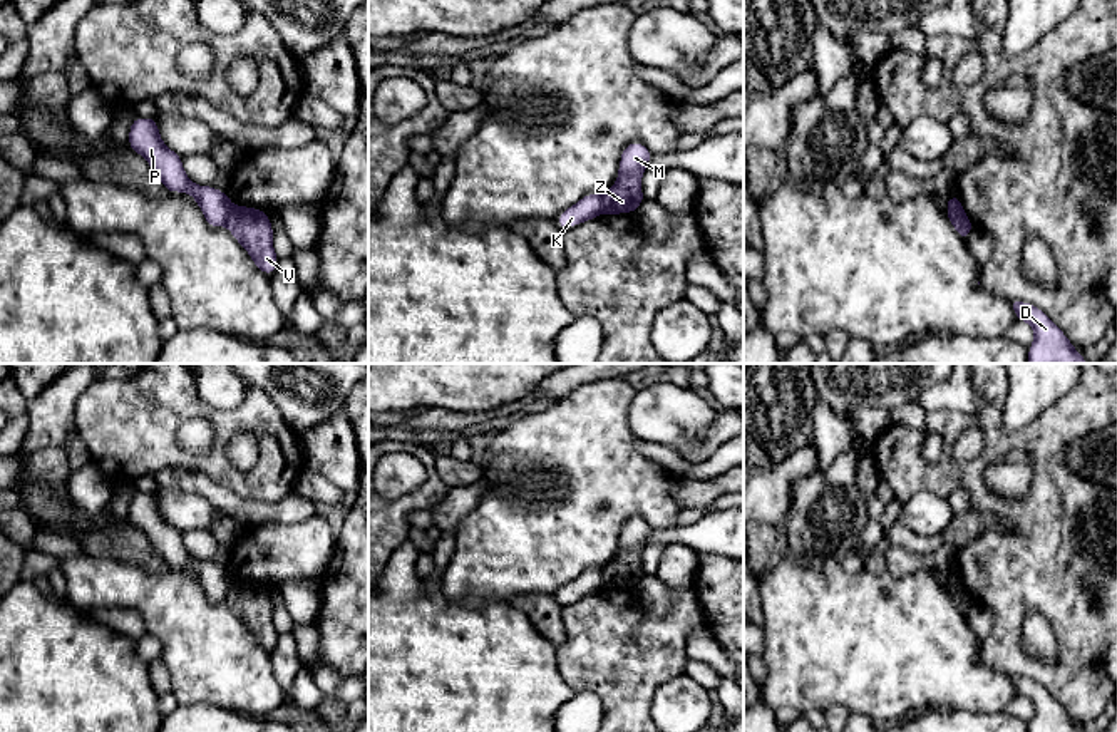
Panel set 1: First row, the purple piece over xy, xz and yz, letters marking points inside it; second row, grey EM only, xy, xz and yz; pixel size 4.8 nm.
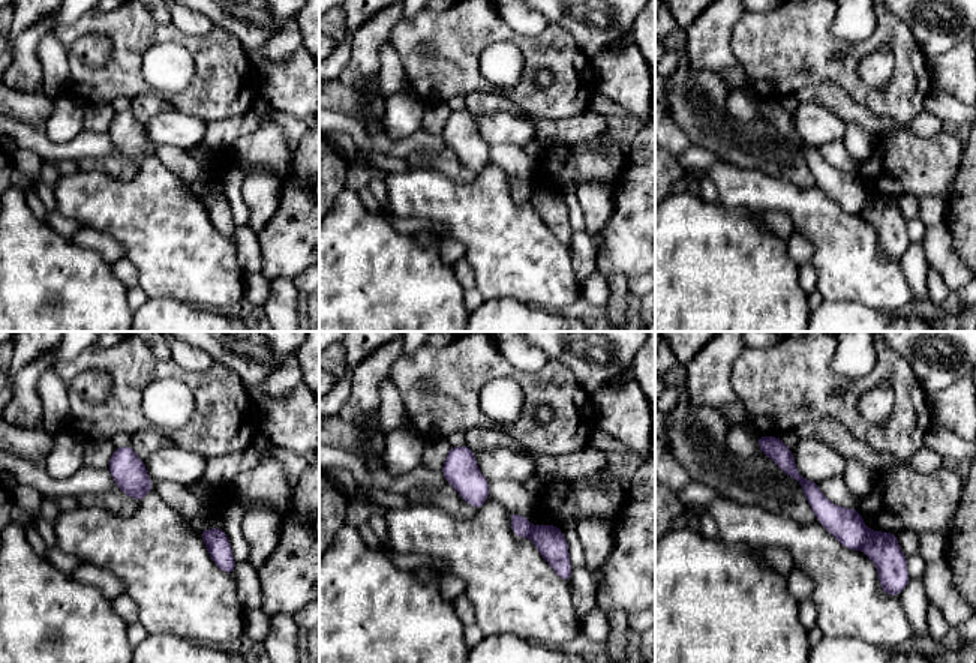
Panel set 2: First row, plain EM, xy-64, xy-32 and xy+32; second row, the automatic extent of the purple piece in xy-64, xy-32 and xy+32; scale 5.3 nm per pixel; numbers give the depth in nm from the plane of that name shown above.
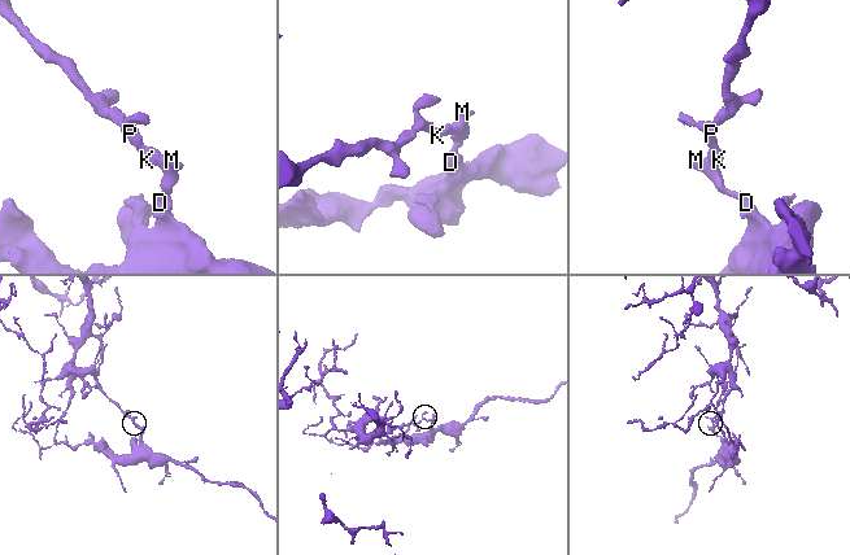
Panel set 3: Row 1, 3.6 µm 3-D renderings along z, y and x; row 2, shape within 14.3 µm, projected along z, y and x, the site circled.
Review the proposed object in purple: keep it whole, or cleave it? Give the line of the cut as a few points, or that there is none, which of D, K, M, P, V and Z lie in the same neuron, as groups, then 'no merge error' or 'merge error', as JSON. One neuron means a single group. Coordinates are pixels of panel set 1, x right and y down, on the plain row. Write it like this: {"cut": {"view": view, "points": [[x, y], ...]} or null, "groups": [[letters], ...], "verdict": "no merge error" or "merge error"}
{"cut": {"view": "xy", "points": [[233, 582], [225, 598]]}, "groups": [["D", "M", "V", "Z"], ["K", "P"]], "verdict": "merge error"}

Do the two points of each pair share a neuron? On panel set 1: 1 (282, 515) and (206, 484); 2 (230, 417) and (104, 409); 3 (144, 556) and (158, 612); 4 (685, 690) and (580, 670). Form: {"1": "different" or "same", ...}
{"1": "same", "2": "same", "3": "different", "4": "different"}

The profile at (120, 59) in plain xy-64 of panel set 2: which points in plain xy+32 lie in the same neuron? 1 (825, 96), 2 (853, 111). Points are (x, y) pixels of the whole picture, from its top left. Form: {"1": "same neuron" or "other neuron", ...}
{"1": "other neuron", "2": "other neuron"}

